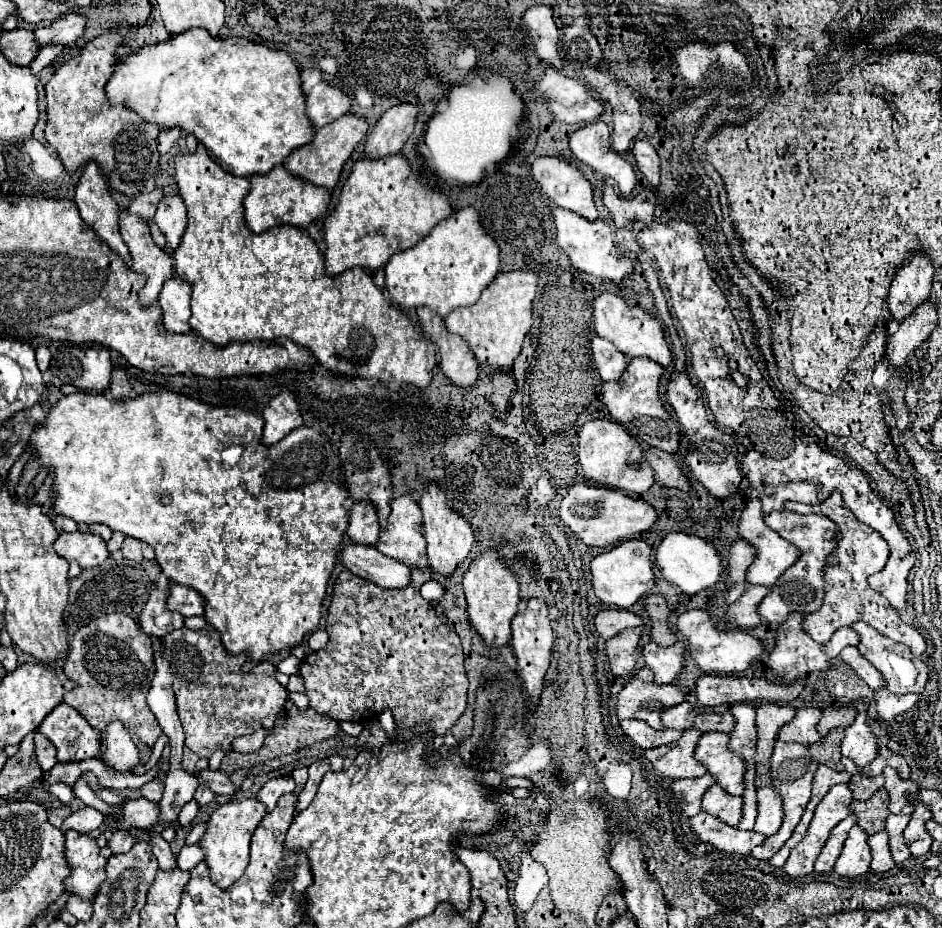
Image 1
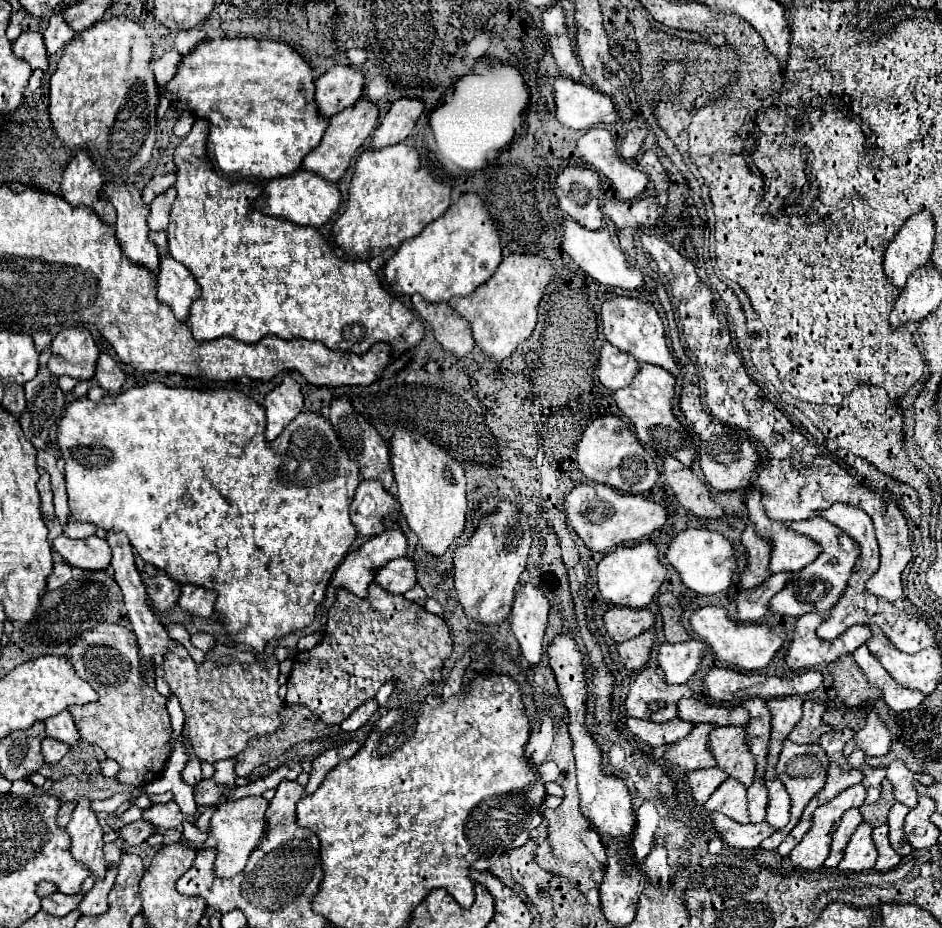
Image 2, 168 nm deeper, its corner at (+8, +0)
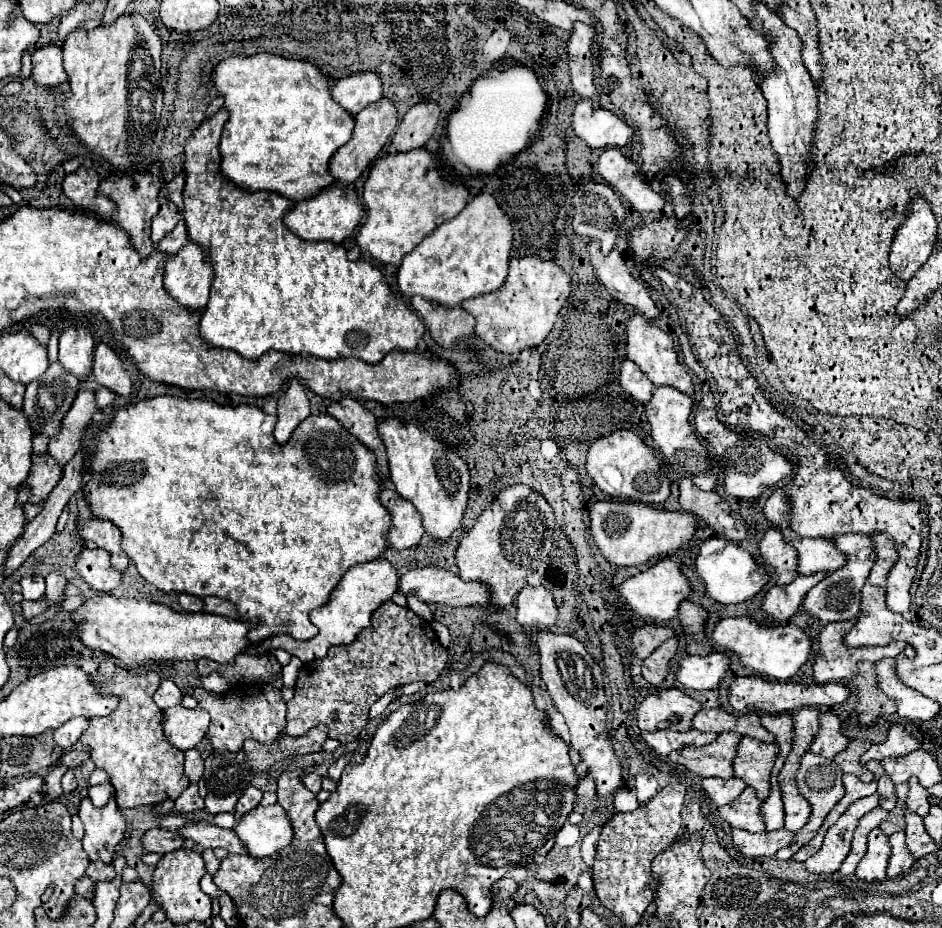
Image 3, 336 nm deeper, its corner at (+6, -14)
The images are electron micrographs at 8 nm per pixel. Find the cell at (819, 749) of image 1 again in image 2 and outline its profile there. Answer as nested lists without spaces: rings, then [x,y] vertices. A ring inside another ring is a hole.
[[[832,730],[832,732],[826,732],[826,734],[818,740],[818,744],[824,748],[824,752],[826,752],[826,756],[828,756],[830,760],[834,760],[834,762],[846,766],[846,770],[850,770],[852,764],[850,764],[850,762],[846,760],[846,756],[844,756],[844,744],[846,744],[852,736],[854,736],[852,730]]]

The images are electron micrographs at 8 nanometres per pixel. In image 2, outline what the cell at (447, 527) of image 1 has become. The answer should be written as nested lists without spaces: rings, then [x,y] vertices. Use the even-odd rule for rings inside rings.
[[[396,430],[390,440],[390,460],[398,484],[396,496],[400,510],[410,530],[420,538],[422,546],[430,554],[442,556],[464,530],[468,502],[464,466],[444,448],[428,442],[424,434],[414,430]]]

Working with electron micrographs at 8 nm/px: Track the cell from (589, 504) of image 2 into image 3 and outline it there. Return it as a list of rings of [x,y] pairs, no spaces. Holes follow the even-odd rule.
[[[594,502],[588,512],[594,544],[614,566],[638,566],[654,556],[668,554],[688,542],[696,528],[696,518],[686,512],[668,512],[636,502]]]

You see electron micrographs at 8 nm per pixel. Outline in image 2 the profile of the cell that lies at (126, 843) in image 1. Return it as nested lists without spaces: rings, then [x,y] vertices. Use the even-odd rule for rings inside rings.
[[[136,820],[132,824],[126,824],[122,830],[120,830],[120,840],[130,844],[130,846],[136,846],[136,844],[142,844],[144,840],[148,840],[152,834],[156,834],[158,828],[154,828],[152,822],[146,822],[146,820]]]

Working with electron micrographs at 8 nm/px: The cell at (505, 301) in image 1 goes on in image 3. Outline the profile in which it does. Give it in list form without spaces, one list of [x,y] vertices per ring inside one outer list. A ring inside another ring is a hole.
[[[524,256],[510,260],[510,272],[500,290],[466,300],[462,308],[476,318],[474,332],[484,344],[502,354],[520,354],[524,348],[536,348],[550,334],[570,290],[570,276],[560,266]]]

